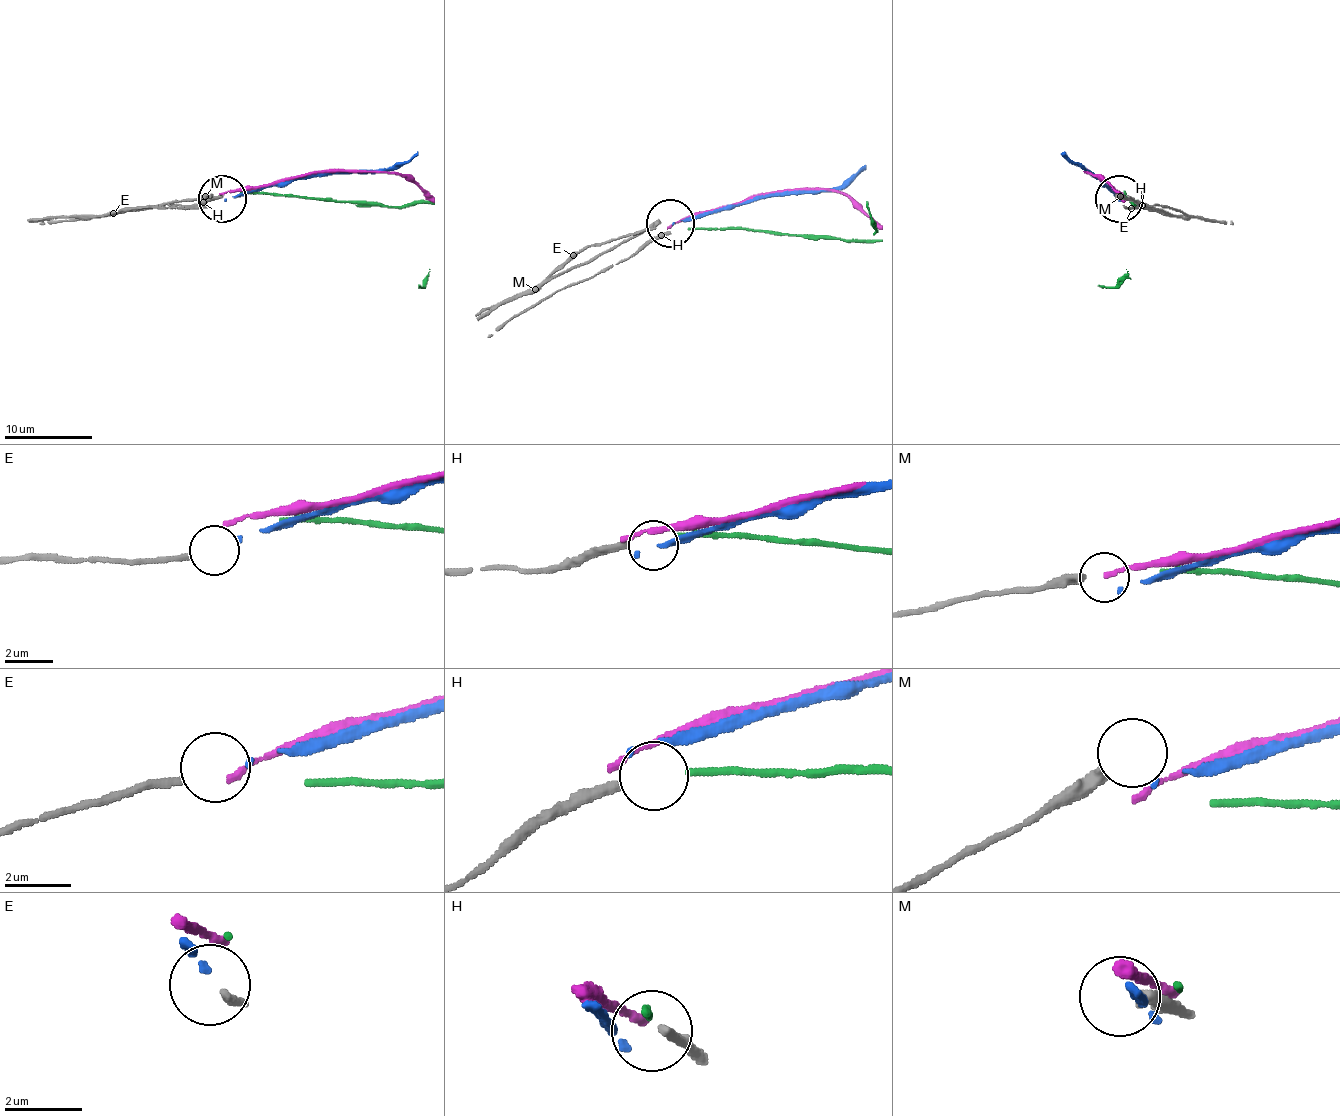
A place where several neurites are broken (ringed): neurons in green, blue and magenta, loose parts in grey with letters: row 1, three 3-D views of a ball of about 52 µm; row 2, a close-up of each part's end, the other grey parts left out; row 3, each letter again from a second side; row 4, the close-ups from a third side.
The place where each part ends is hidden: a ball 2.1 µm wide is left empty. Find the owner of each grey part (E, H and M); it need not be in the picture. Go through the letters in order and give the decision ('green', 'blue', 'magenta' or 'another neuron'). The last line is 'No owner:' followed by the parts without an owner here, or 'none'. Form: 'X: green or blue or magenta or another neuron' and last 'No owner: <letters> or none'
E: blue
H: another neuron
M: another neuron
No owner: H, M

